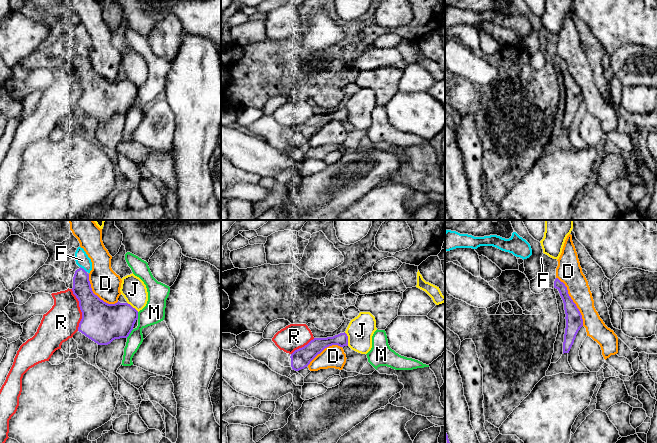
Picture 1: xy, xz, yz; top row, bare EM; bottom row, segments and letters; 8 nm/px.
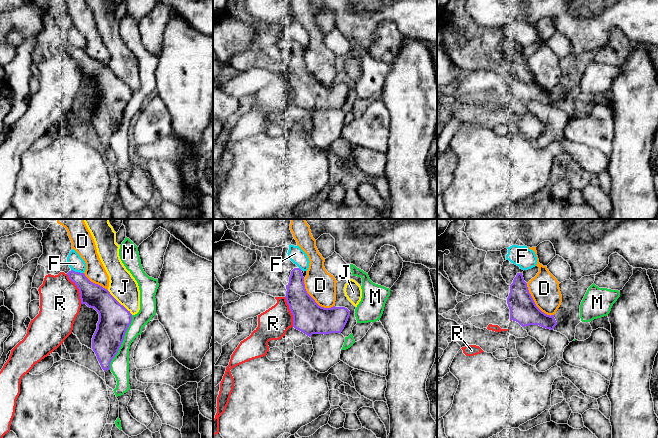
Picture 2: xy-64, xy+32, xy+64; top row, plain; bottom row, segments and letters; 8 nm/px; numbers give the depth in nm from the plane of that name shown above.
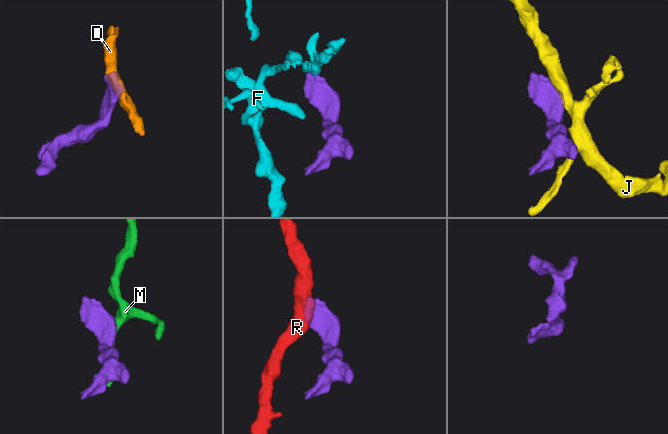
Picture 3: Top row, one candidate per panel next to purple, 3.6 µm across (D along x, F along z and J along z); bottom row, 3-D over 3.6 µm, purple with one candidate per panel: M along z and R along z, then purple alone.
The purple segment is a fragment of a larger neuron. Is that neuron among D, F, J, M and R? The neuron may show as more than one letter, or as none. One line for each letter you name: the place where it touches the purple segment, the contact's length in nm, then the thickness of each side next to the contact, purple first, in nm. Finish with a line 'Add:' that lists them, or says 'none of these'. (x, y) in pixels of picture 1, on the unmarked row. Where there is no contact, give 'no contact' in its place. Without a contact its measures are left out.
Add: none of these

